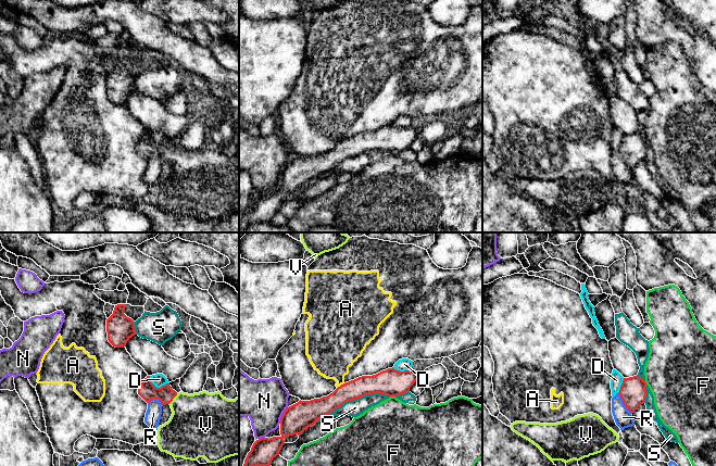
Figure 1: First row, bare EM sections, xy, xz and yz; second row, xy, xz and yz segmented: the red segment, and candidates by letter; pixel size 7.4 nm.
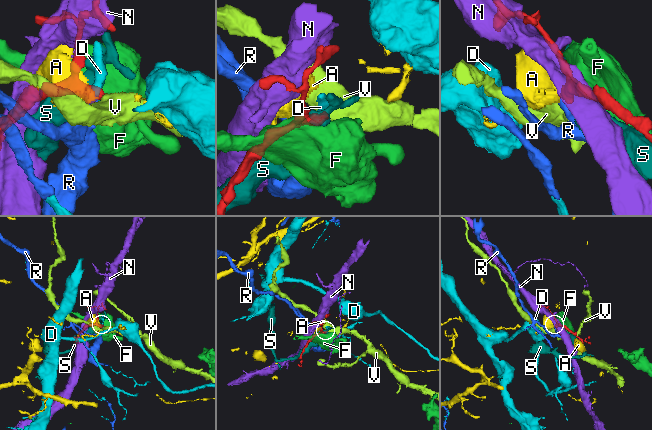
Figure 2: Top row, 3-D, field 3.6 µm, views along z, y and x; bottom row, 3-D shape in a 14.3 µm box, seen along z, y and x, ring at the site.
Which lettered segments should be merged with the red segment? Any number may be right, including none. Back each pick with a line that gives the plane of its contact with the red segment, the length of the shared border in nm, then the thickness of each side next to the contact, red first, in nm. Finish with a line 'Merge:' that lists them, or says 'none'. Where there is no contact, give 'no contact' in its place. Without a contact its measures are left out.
V: xy | 100 nm | 130/400 nm
Merge: V

